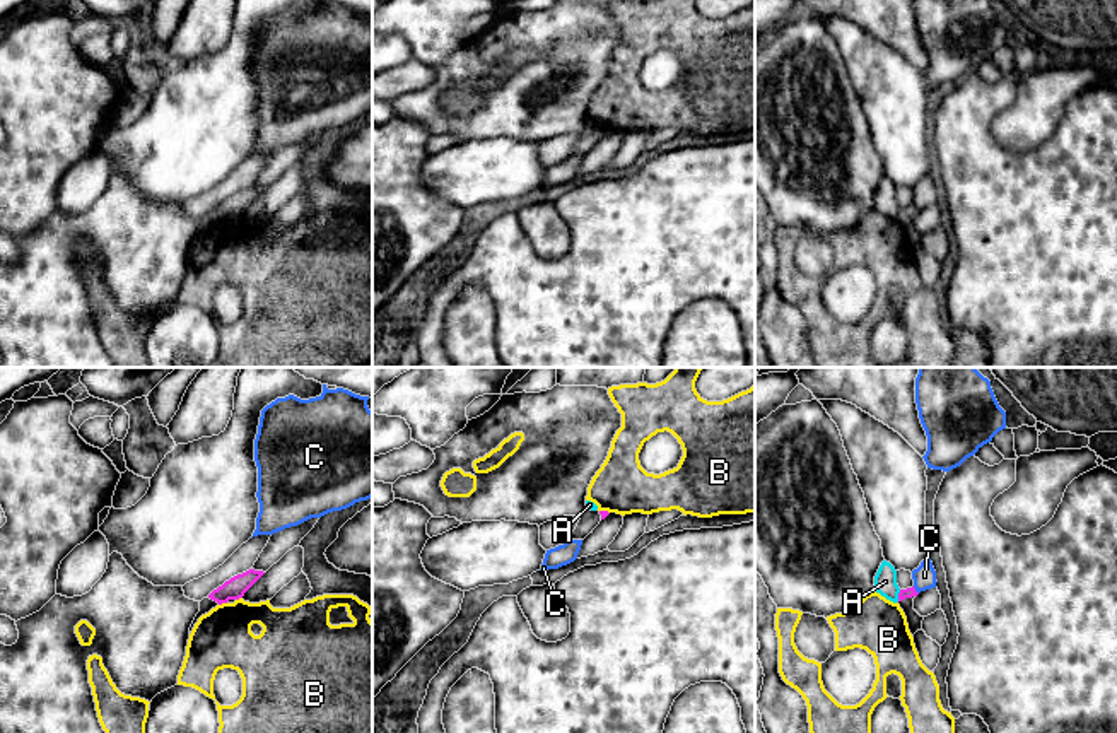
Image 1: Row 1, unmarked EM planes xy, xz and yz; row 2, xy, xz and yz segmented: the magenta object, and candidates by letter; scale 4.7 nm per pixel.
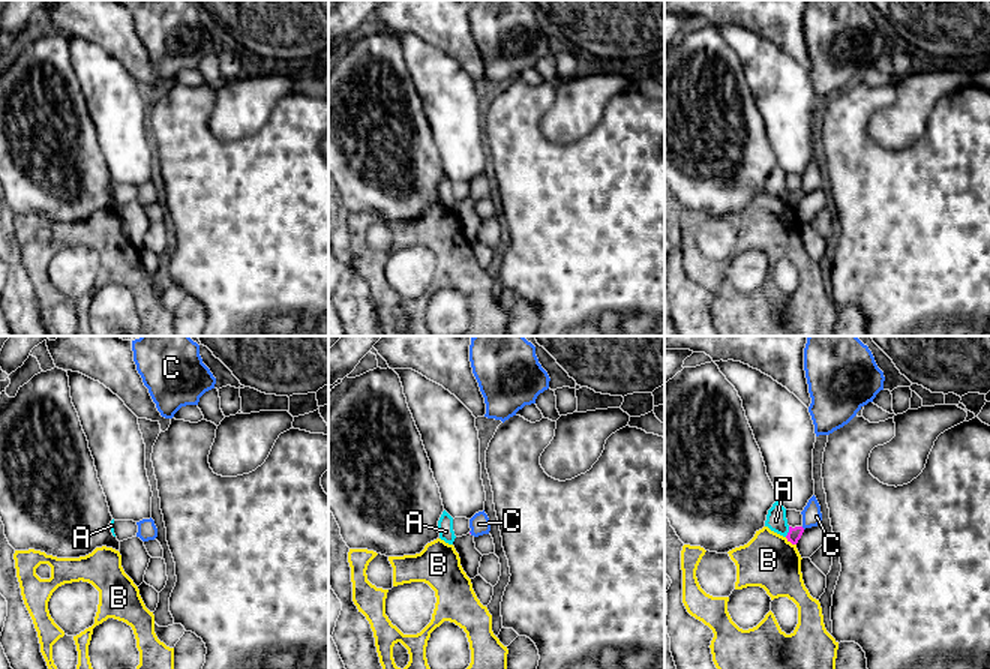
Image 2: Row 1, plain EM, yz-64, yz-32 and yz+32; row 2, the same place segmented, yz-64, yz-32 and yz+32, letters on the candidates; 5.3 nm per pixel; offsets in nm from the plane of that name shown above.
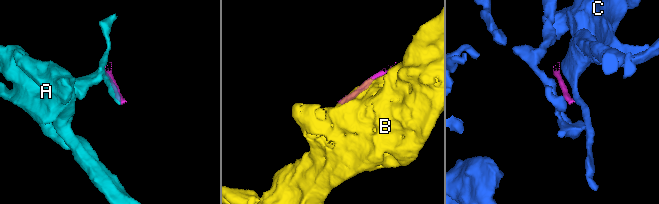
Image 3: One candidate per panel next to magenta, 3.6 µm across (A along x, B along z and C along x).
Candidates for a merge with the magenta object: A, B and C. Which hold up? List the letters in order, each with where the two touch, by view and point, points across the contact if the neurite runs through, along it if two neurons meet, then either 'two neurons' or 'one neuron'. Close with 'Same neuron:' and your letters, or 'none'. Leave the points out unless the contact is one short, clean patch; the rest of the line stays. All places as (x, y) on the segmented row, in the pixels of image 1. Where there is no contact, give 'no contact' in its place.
A: yz (899, 595) | two neurons
B: xy (222, 602) | two neurons
C: yz (914, 590) | along yz (912, 586), (918, 593) | two neurons
Same neuron: none

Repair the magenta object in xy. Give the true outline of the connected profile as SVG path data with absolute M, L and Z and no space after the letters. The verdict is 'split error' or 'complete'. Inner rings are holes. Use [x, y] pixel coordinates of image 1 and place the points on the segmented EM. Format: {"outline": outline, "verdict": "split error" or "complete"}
{"outline": "M249 569L243 574L237 574L225 581L222 586L213 589L207 598L200 601L200 612L196 613L190 634L198 622L198 619L205 613L208 613L217 605L227 603L229 600L239 600L244 596L244 593L263 576L263 571Z", "verdict": "split error"}

